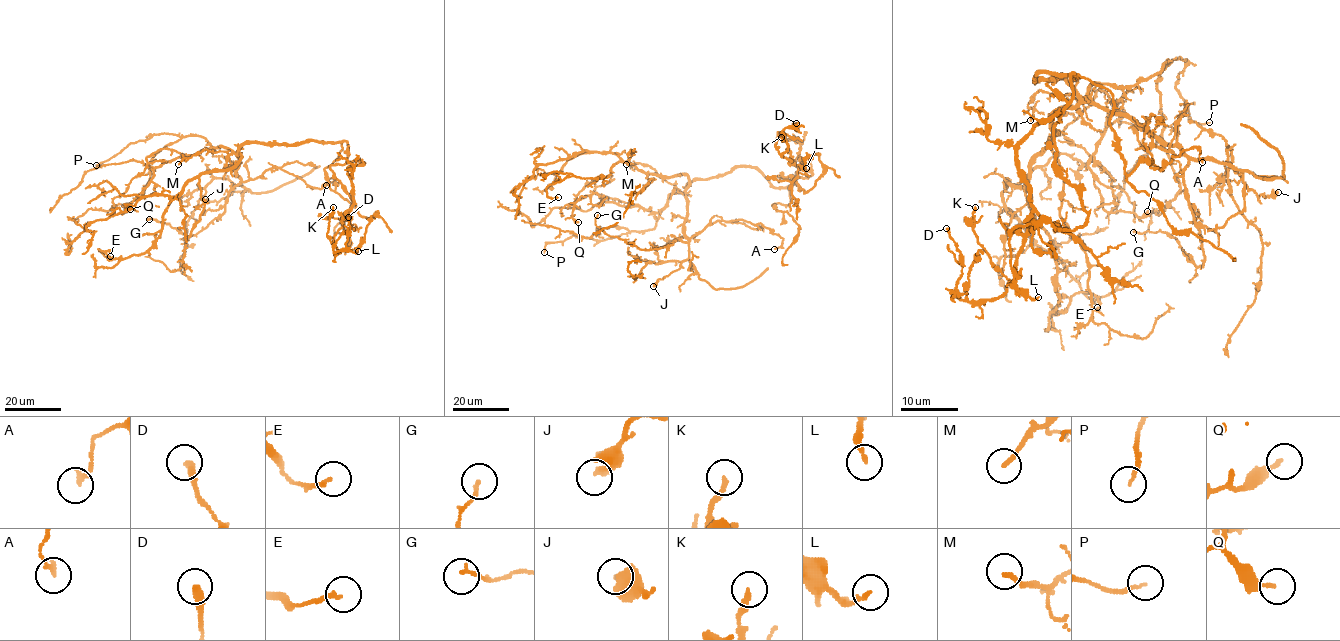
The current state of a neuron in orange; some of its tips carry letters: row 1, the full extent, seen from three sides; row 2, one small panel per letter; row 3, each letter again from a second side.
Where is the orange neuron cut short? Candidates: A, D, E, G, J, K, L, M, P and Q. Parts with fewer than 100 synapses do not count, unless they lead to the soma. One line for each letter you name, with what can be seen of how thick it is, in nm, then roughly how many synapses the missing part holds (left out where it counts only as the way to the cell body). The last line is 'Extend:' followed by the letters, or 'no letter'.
Extend: no letter

